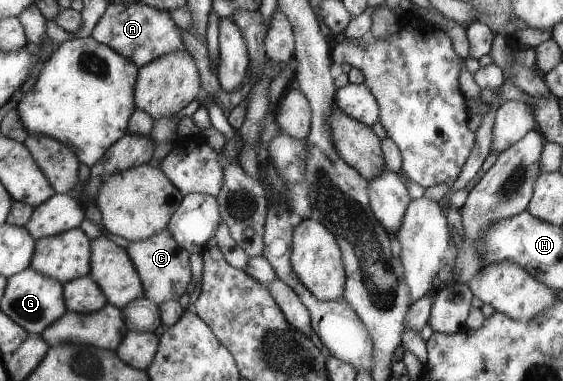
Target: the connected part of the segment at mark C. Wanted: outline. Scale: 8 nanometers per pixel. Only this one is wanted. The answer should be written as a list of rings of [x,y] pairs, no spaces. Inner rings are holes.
[[[168,228],[155,233],[149,239],[129,242],[125,250],[143,282],[145,298],[156,302],[158,306],[164,301],[179,299],[179,295],[185,291],[185,285],[191,281],[191,275],[187,263],[187,250],[175,240]]]

